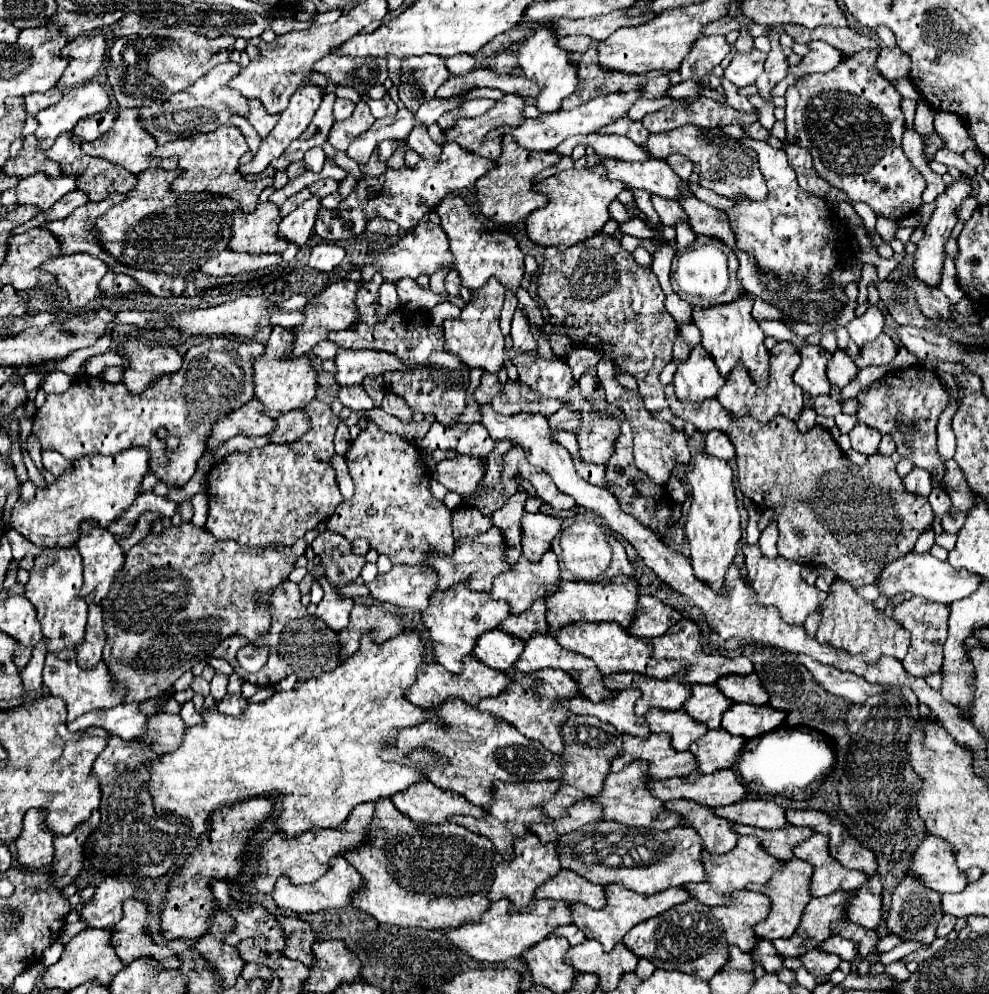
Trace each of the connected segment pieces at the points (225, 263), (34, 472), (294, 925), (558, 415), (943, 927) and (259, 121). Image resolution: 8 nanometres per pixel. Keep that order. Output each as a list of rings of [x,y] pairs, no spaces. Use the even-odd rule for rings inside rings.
[[[223,250],[217,256],[209,258],[207,262],[213,262],[217,268],[215,270],[215,278],[219,276],[229,276],[229,274],[243,274],[243,272],[255,272],[261,268],[269,268],[269,266],[277,266],[281,264],[281,256],[279,254],[269,254],[269,256],[247,256],[247,254],[239,254],[239,252],[231,252],[231,250]]]
[[[23,448],[21,450],[21,454],[23,454],[23,462],[25,462],[25,466],[27,466],[27,470],[29,470],[29,478],[37,484],[37,488],[43,488],[45,486],[45,480],[43,480],[43,476],[39,474],[39,470],[37,470],[37,466],[33,464],[33,460],[29,458],[29,454],[27,454],[27,450]]]
[[[277,916],[277,922],[283,926],[287,940],[281,954],[291,960],[299,960],[309,968],[313,960],[311,946],[313,942],[317,942],[317,936],[311,930],[311,926],[299,918],[287,918],[287,916]]]
[[[563,406],[551,418],[547,418],[547,422],[553,432],[561,432],[561,430],[573,432],[579,424],[579,412],[571,412],[567,406]]]
[[[945,914],[945,916],[939,920],[939,926],[937,926],[937,938],[947,936],[947,934],[953,930],[955,920],[957,920],[957,918],[953,918],[953,916],[947,916],[947,914]]]
[[[249,100],[247,120],[257,130],[257,134],[261,138],[265,138],[275,128],[275,124],[279,120],[279,114],[267,114],[265,108],[263,108],[263,104],[259,104],[259,100]]]

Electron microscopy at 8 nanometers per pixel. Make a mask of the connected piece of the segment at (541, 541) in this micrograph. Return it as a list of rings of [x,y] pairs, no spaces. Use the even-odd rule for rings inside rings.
[[[523,514],[523,556],[531,562],[537,562],[551,546],[551,540],[555,538],[555,534],[561,530],[561,518],[553,518],[547,514]]]

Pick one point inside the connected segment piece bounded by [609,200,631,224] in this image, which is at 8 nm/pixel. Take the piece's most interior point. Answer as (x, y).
(618, 213)

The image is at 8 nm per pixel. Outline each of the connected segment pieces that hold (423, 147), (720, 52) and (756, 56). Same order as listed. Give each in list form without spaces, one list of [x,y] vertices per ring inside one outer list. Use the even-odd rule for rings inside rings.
[[[417,124],[409,136],[407,136],[407,144],[409,148],[413,148],[415,152],[421,154],[421,158],[437,158],[441,148],[433,142],[433,138],[429,136],[427,132],[427,126],[425,124]]]
[[[701,36],[695,40],[695,48],[691,48],[687,62],[695,68],[695,76],[703,76],[711,72],[721,60],[729,54],[731,46],[727,44],[725,36]]]
[[[753,48],[751,52],[735,52],[731,64],[725,68],[725,78],[729,78],[739,88],[755,84],[755,80],[763,72],[763,62],[765,52],[757,48]]]

